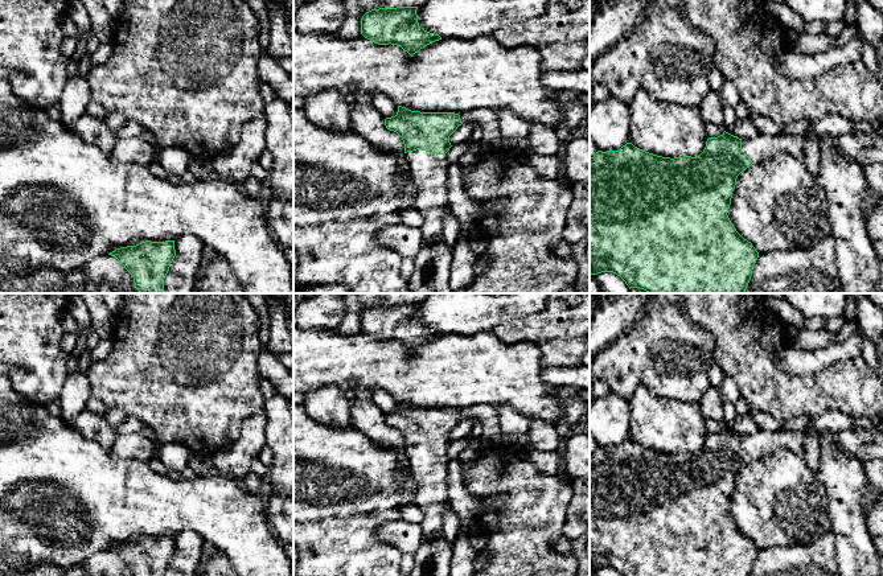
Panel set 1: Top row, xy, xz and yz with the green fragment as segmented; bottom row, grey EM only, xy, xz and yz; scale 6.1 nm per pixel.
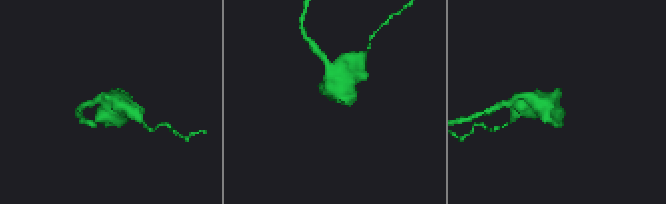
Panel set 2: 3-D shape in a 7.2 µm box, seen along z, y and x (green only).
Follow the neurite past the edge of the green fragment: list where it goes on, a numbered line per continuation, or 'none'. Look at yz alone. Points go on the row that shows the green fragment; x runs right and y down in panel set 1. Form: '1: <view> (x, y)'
1: yz (762, 147)

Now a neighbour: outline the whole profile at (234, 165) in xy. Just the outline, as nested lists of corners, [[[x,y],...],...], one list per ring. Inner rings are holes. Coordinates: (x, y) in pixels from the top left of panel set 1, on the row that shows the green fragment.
[[[264,114],[247,122],[241,131],[238,144],[230,151],[211,159],[217,177],[242,184],[250,177],[251,164],[266,148],[267,123]]]

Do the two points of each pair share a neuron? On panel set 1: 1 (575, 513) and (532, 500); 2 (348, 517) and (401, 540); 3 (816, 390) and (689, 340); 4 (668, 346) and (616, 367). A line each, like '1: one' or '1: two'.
1: two
2: two
3: two
4: one

